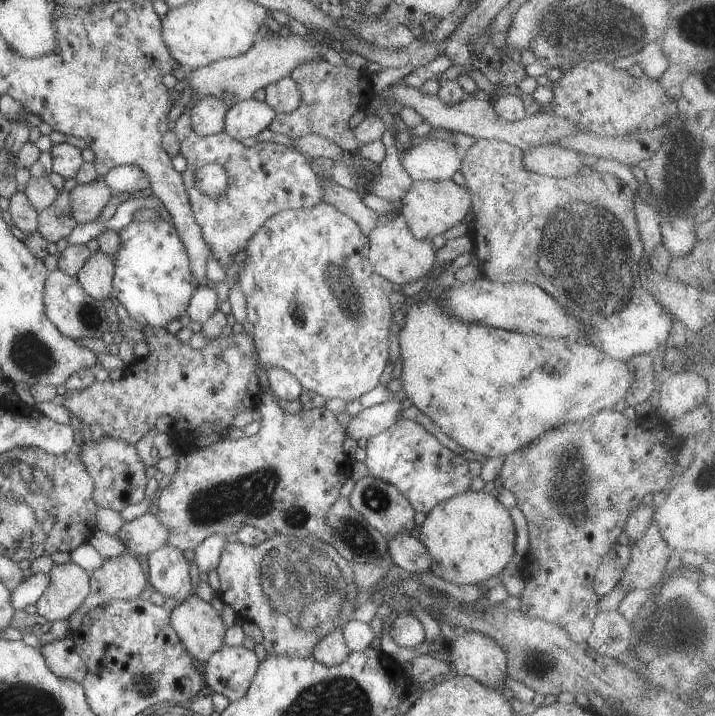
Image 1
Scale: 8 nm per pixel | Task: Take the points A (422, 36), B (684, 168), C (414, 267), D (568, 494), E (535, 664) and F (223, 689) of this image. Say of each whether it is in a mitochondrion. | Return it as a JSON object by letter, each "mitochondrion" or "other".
{"A":"other","B":"mitochondrion","C":"other","D":"mitochondrion","E":"mitochondrion","F":"other"}

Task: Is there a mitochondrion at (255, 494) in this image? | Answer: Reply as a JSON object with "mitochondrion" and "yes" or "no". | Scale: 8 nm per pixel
{"mitochondrion":"yes"}

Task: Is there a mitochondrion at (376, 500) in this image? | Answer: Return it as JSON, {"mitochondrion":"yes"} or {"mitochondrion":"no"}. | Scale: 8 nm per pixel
{"mitochondrion":"yes"}

